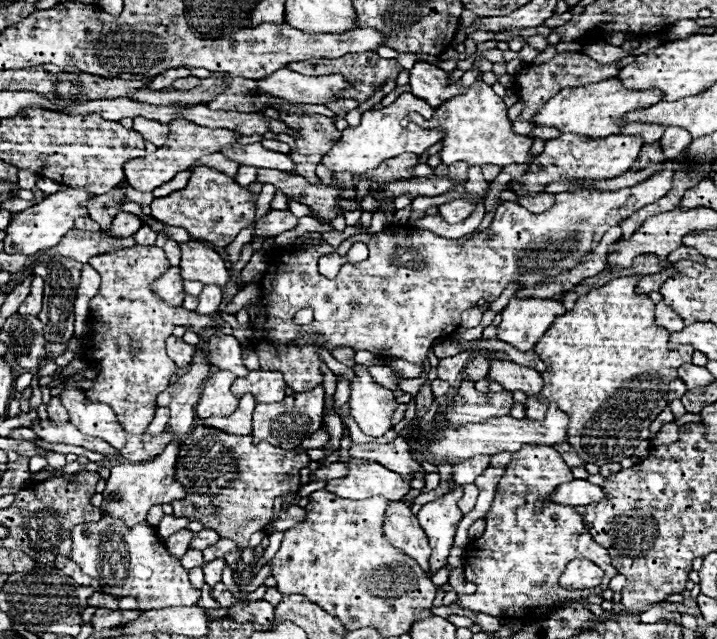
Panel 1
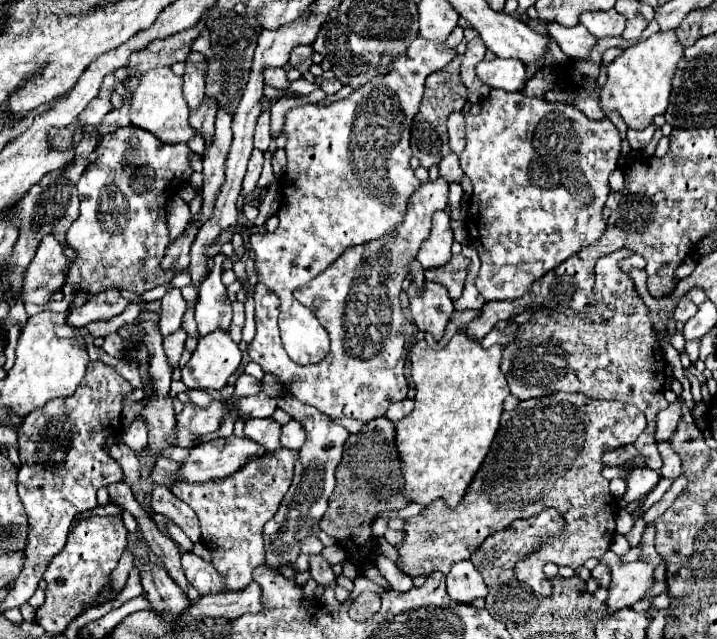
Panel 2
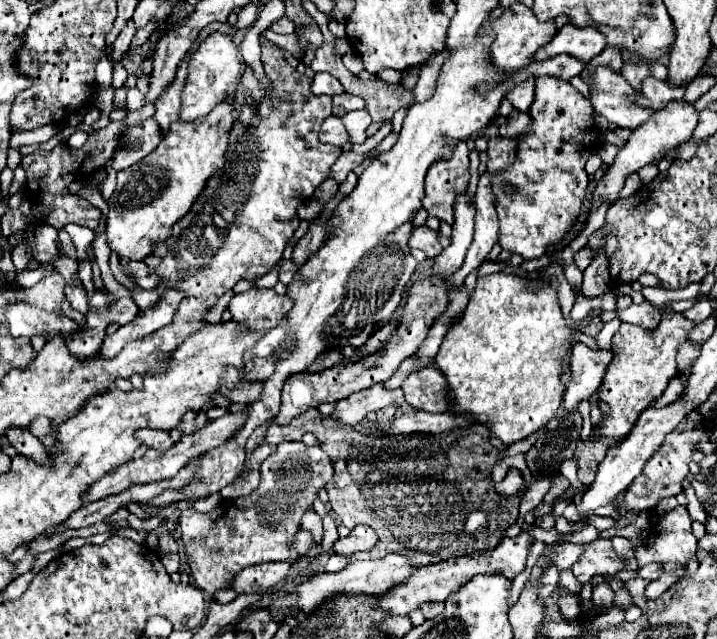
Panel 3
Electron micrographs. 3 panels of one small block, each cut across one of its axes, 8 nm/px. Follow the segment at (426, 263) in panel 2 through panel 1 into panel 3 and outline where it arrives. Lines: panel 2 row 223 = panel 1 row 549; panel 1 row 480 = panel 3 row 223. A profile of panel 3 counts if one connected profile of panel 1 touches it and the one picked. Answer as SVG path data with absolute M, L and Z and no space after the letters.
M460 142L450 160L434 162L426 174L424 210L448 224L454 222L454 202L468 186L468 148Z

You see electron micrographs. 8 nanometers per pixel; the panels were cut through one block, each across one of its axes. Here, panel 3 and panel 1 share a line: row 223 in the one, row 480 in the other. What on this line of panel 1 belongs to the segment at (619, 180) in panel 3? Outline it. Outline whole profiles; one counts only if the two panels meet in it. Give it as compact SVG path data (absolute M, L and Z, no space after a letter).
M572 480L572 482L566 482L566 484L562 484L550 496L552 502L566 504L566 506L588 506L588 504L600 502L604 498L606 498L606 492L600 486L590 484L588 480Z

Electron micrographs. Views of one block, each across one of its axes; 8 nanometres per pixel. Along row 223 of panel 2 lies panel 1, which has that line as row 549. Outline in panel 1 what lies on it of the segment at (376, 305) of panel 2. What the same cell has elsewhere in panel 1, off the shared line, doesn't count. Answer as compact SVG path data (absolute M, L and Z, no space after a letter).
M392 502L384 518L384 536L410 558L414 558L422 570L430 568L430 544L420 528L410 506L404 502Z

